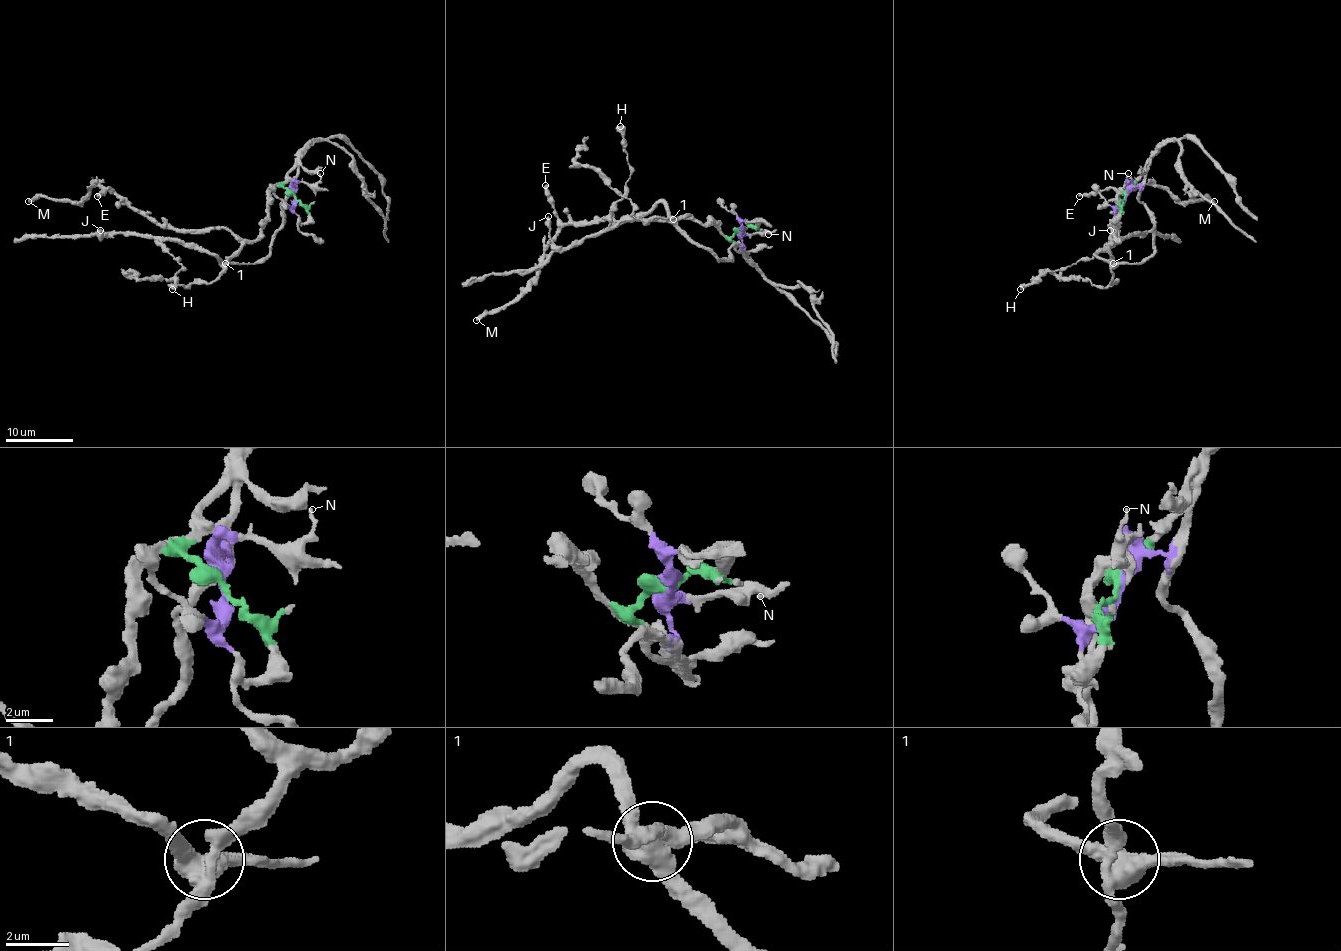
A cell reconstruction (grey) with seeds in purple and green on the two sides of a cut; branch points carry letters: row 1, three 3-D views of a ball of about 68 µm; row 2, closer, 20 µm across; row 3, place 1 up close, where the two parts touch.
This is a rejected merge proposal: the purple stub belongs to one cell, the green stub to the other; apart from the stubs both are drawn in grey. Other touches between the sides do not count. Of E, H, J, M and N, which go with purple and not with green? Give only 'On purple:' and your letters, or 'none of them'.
On purple: H, J, N

